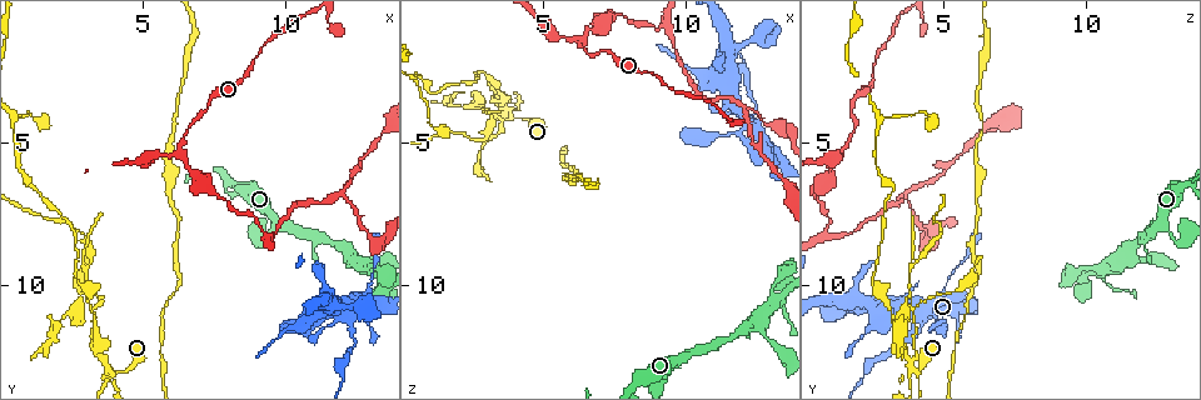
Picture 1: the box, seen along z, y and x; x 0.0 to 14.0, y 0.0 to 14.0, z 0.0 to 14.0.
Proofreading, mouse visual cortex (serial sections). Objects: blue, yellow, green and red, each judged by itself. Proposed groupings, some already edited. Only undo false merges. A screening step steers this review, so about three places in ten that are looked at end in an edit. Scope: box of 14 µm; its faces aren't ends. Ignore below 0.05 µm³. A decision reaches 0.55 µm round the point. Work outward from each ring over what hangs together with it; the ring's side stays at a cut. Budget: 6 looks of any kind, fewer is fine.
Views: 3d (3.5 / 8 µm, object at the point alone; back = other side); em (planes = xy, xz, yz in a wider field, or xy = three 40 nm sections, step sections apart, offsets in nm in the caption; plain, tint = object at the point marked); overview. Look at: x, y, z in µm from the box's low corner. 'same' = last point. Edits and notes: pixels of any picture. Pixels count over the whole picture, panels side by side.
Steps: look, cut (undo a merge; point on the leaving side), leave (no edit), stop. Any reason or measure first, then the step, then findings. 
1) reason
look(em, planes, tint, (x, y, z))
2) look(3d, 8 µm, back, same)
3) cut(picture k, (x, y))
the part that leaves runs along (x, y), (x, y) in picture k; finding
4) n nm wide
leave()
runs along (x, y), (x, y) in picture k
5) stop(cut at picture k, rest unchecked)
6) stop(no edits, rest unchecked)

arms run side by side
look(3d, 3.5 µm, (3.8, 12.8, 3.9))

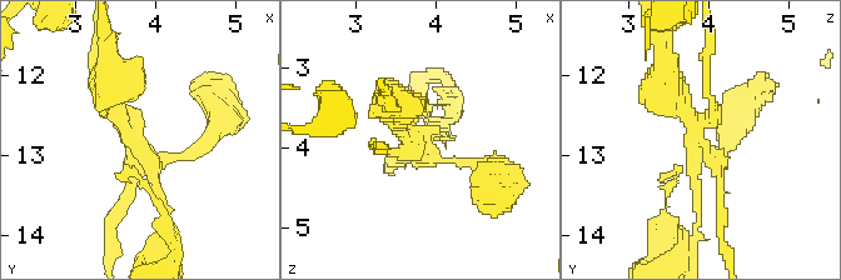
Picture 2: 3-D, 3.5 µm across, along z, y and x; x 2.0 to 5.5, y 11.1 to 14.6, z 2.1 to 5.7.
look(em, xy, step 2, plain, (3.85, 12.95, 3.95))

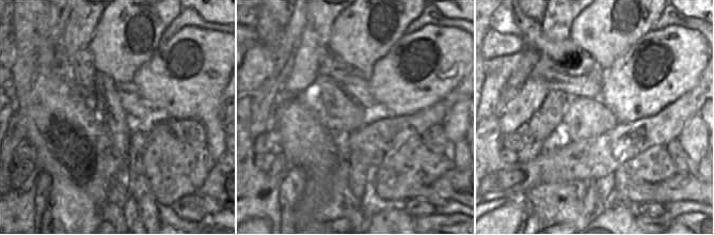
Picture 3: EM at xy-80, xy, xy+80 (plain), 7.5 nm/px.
look(em, xy, step 2, tint, same)

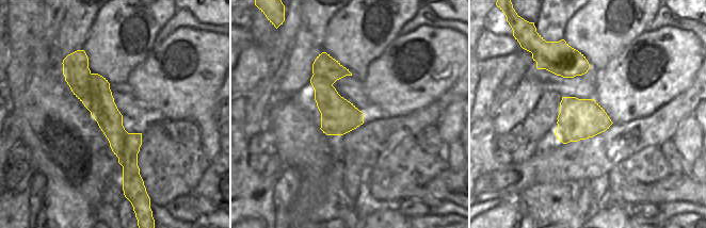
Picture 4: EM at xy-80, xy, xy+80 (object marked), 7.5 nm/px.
280 nm wide
cut(picture 2, (697, 204))
the part that leaves runs along (413, 140), (402, 153), (376, 149) in picture 2; a second cell is stuck on

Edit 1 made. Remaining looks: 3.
redraw
look(overview)

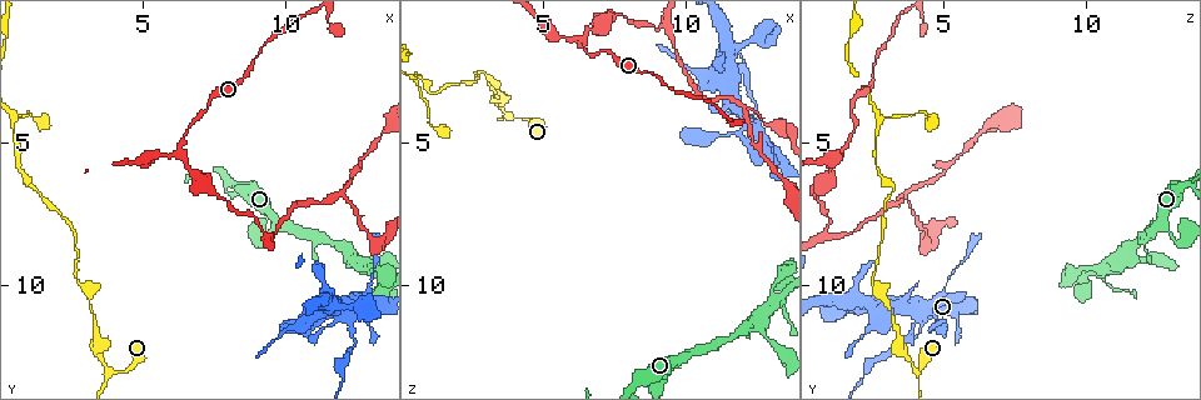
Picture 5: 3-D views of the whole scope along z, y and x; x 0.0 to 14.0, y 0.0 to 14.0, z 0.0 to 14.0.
arms run side by side
look(3d, 3.5 µm, back, (12.3, 11.4, 4.2))

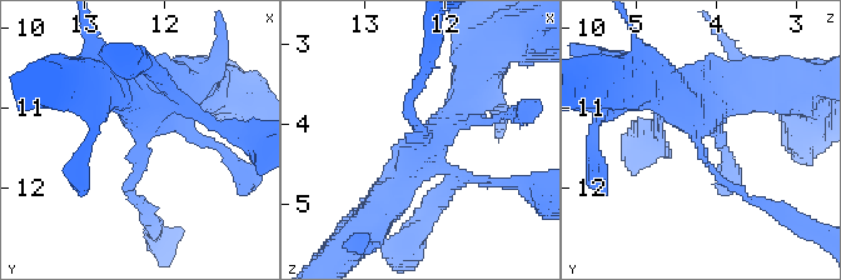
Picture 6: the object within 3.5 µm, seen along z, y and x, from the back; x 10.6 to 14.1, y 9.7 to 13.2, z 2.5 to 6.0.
shape alone is not enough
look(em, xy, step 1, tint, (12.20, 11.35, 4.25))

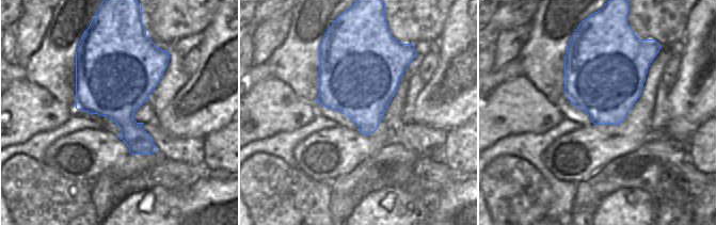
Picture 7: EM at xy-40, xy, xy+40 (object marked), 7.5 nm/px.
cut(picture 6, (129, 183))
the part that leaves runs along (143, 148), (128, 194), (150, 216) in picture 6; a second cell is stuck on

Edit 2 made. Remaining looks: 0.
stop(cut at picture 2, cut at picture 6, rest unchecked)

